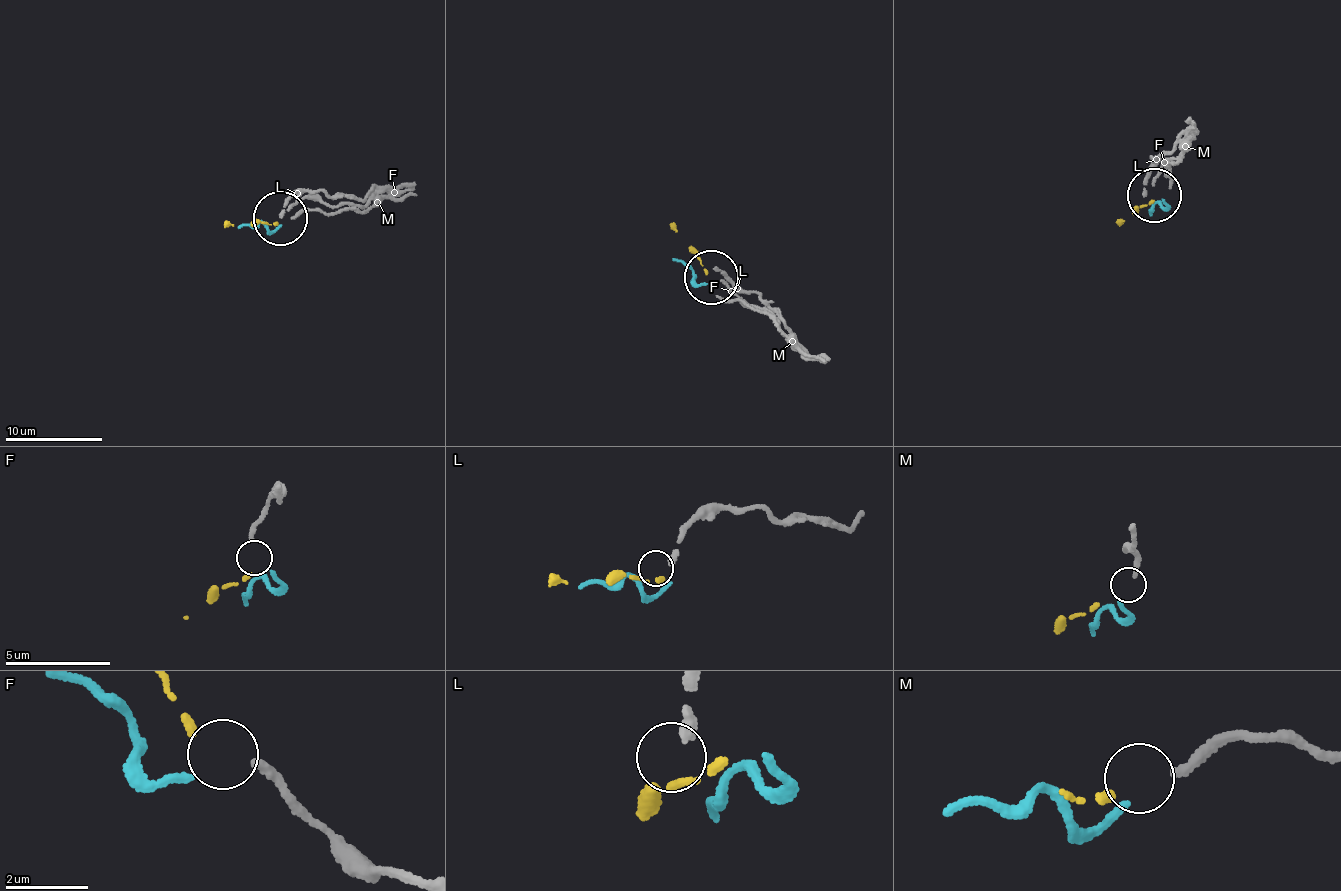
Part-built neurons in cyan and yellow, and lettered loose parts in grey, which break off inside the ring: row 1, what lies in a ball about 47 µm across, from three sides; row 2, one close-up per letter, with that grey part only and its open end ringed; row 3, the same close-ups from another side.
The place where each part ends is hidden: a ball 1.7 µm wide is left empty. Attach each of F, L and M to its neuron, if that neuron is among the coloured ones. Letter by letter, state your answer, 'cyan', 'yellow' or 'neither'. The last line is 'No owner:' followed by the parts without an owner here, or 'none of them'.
F: yellow
L: neither
M: cyan
No owner: L

